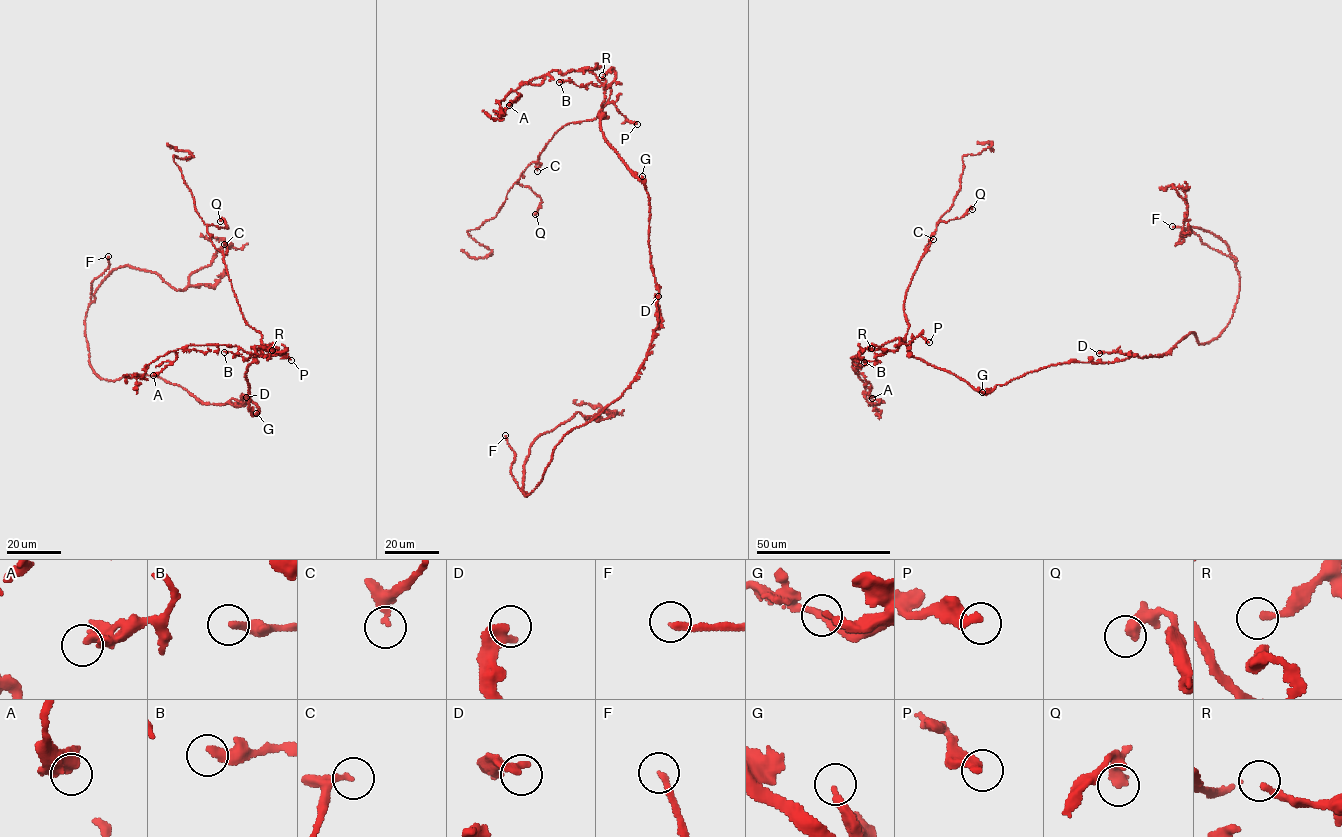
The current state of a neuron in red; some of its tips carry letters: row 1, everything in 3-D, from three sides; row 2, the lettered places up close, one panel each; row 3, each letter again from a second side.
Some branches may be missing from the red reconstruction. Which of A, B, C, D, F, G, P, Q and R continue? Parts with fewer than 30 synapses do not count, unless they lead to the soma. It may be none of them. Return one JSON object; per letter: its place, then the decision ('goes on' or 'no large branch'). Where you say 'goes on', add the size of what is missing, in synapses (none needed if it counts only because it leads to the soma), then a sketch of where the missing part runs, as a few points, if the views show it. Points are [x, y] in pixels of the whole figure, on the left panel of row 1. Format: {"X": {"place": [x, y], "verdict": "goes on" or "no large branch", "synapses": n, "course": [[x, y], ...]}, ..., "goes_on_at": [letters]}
{"A": {"place": [153, 375], "verdict": "no large branch"}, "B": {"place": [224, 352], "verdict": "no large branch"}, "C": {"place": [224, 244], "verdict": "no large branch"}, "D": {"place": [246, 397], "verdict": "no large branch"}, "F": {"place": [108, 256], "verdict": "goes on", "course": [[108, 256], [118, 242]]}, "G": {"place": [256, 413], "verdict": "no large branch"}, "P": {"place": [291, 360], "verdict": "no large branch"}, "Q": {"place": [220, 221], "verdict": "no large branch"}, "R": {"place": [272, 350], "verdict": "no large branch"}, "goes_on_at": ["F"]}

